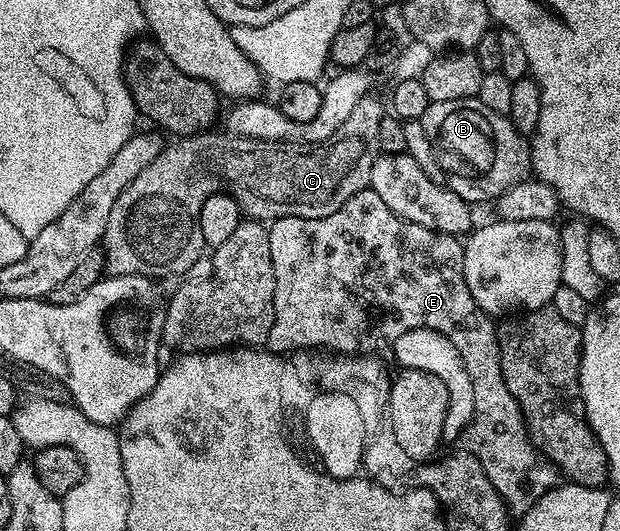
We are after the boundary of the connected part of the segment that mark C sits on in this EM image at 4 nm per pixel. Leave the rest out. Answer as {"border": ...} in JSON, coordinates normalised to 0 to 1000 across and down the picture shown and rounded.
{"border":[[[592,183],[581,188],[574,198],[574,205],[568,205],[568,213],[561,213],[555,235],[548,235],[548,243],[542,243],[542,250],[535,250],[535,258],[529,258],[515,269],[440,269],[432,262],[394,262],[387,254],[373,254],[369,250],[356,250],[358,254],[321,250],[289,260],[281,266],[276,277],[274,271],[263,275],[261,286],[252,296],[252,303],[245,303],[239,311],[239,318],[232,318],[232,326],[226,326],[219,333],[219,341],[213,341],[213,348],[206,348],[206,356],[200,356],[200,363],[194,363],[187,386],[181,386],[181,401],[174,401],[174,424],[168,431],[161,460],[163,471],[168,475],[169,508],[177,518],[240,518],[244,522],[294,518],[298,510],[303,510],[303,514],[311,512],[316,492],[327,486],[329,480],[329,460],[319,437],[323,386],[329,386],[329,379],[335,371],[353,365],[360,356],[363,365],[371,367],[384,380],[384,390],[389,394],[392,407],[402,409],[410,416],[440,416],[458,409],[508,412],[510,409],[529,409],[529,401],[542,401],[542,394],[548,394],[548,386],[555,386],[555,379],[561,379],[561,371],[574,371],[574,363],[592,358],[597,348],[600,311],[613,288],[613,235],[619,218],[615,190],[603,185]]]}

